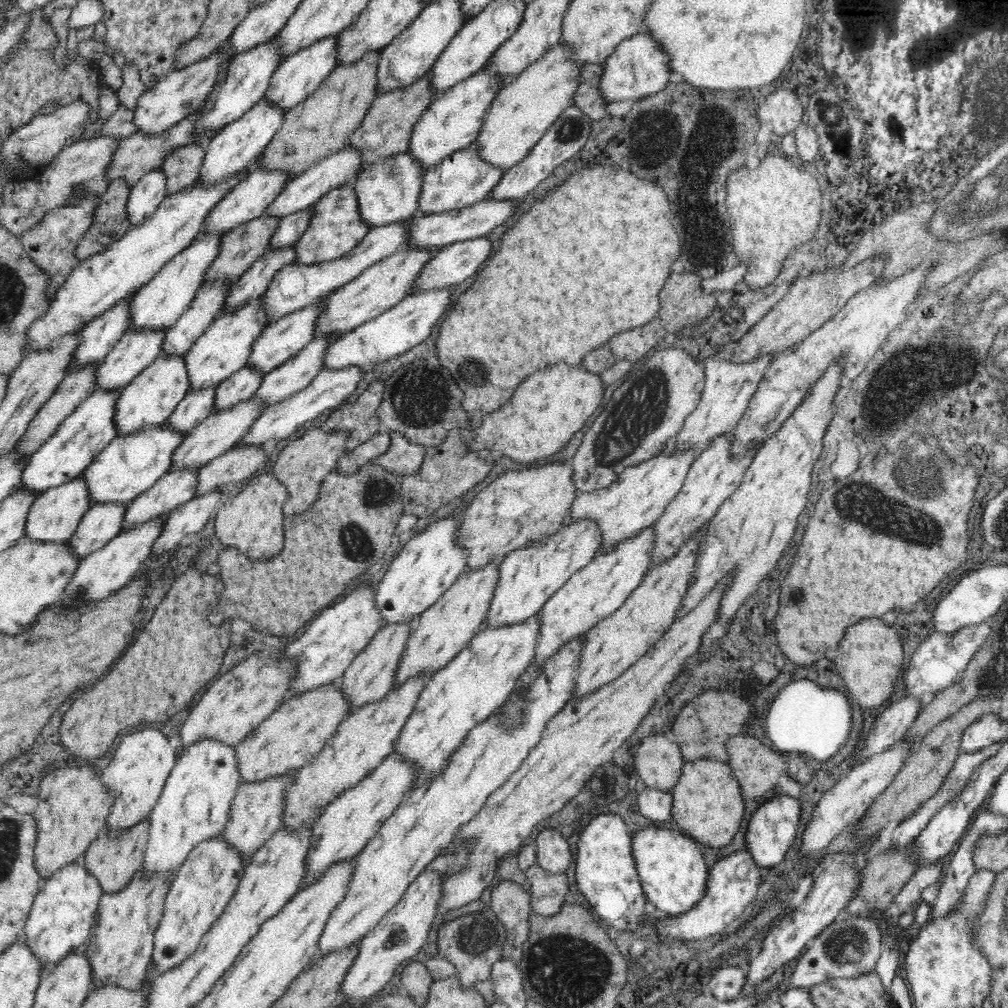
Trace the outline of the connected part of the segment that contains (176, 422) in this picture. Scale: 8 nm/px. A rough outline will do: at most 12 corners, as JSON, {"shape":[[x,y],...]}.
{"shape":[[217,386],[190,391],[167,418],[180,434],[212,414]]}

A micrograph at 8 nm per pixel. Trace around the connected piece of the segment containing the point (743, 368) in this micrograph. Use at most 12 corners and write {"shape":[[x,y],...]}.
{"shape":[[705,361],[705,387],[673,439],[700,454],[733,434],[773,361]]}

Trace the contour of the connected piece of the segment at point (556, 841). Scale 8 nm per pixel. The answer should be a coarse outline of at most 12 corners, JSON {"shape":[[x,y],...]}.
{"shape":[[543,829],[535,841],[537,864],[558,874],[572,854],[562,833]]}

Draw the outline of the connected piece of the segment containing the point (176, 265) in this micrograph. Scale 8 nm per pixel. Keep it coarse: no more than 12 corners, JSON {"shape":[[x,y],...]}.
{"shape":[[224,234],[197,237],[131,298],[128,332],[168,330]]}

